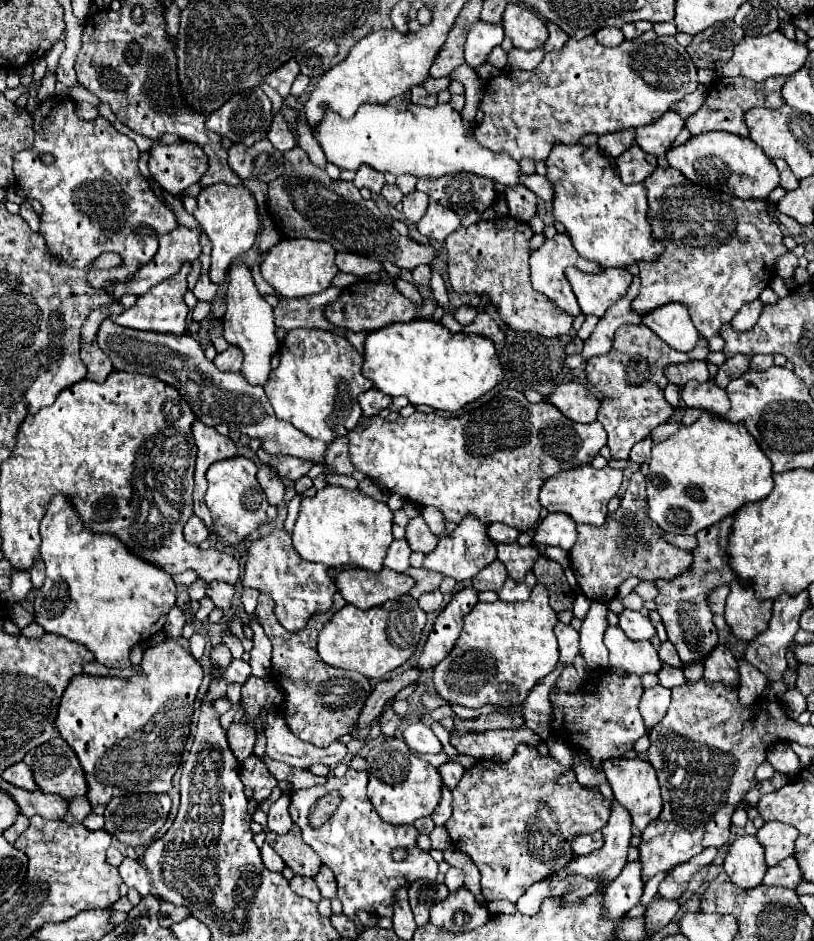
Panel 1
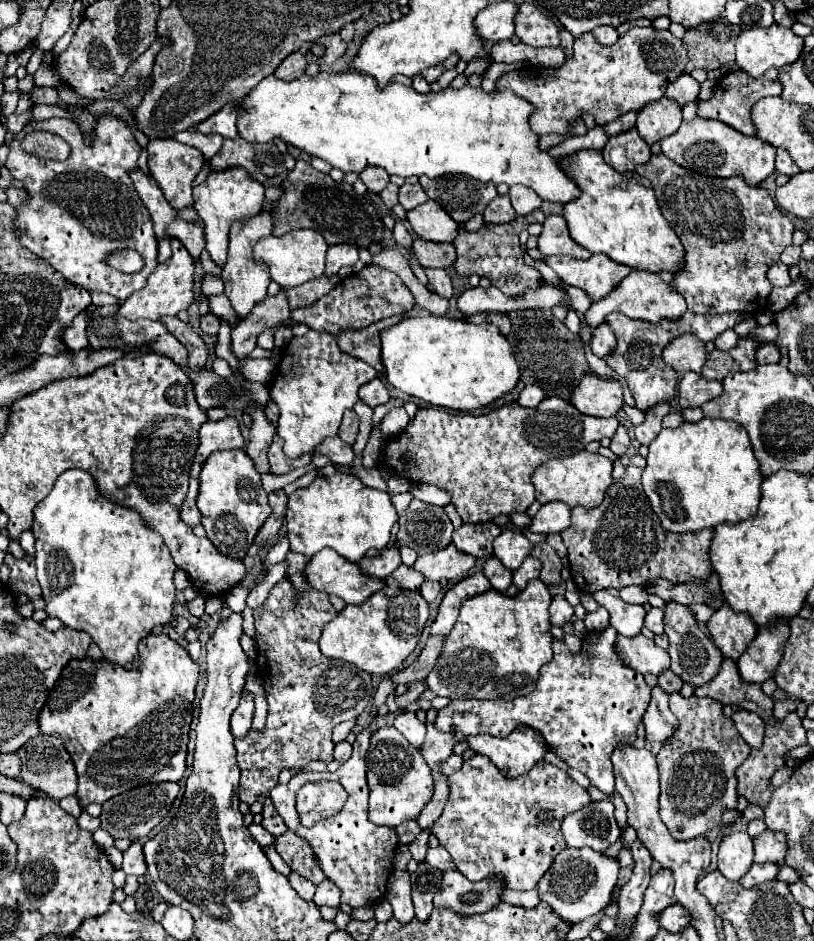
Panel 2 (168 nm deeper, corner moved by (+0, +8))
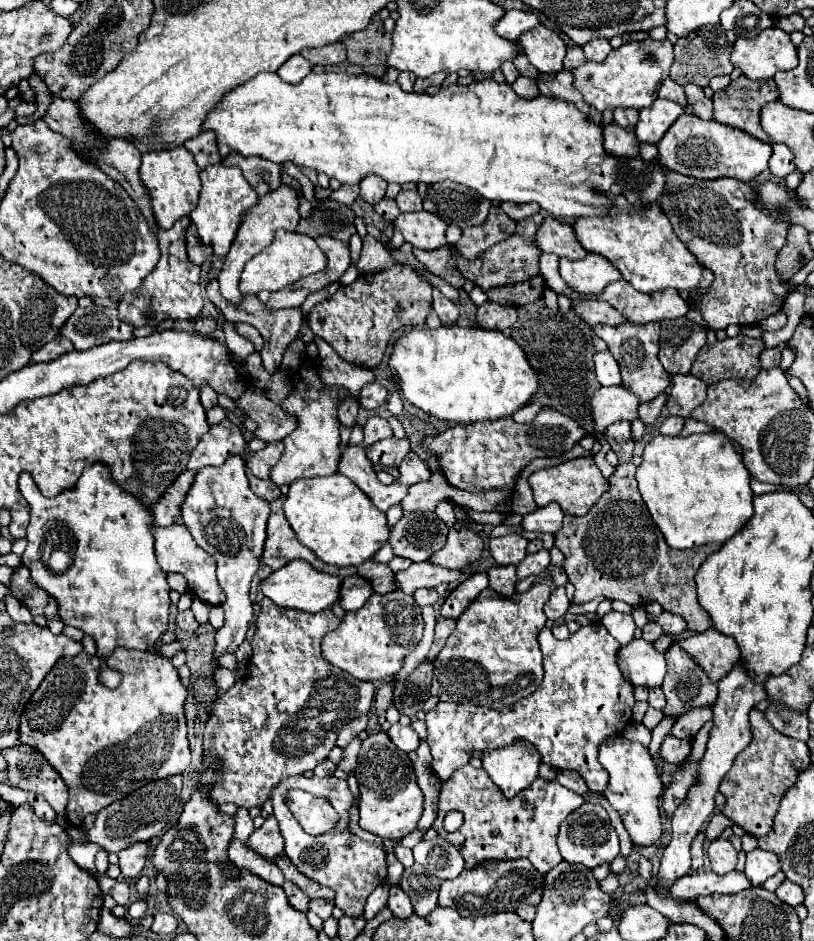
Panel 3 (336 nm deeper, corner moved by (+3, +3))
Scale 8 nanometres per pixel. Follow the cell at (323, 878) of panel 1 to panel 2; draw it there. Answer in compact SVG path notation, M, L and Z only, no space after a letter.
M325 879L317 885L317 893L313 897L313 901L321 907L321 905L331 905L331 907L339 907L339 887L331 881Z

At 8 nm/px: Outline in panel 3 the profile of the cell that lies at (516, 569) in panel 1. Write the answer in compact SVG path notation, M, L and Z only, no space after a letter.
M510 532L510 534L500 536L500 538L490 538L488 550L498 564L502 564L502 566L514 564L516 566L526 556L526 544L528 542L520 534Z

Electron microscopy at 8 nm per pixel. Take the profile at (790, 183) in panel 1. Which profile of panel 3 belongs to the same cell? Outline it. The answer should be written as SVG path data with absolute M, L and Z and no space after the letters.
M772 142L772 156L770 156L770 172L776 178L786 178L790 172L796 170L794 164L794 154L788 146L780 144L780 142Z

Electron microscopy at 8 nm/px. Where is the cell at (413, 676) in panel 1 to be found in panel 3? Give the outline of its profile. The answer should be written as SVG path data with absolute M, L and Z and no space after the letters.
M438 616L438 622L436 622L436 638L434 638L434 644L432 644L432 648L430 648L430 660L442 650L442 646L444 646L444 642L446 642L446 638L450 636L450 632L454 630L454 626L456 626L456 620L454 618L444 618L444 616Z

